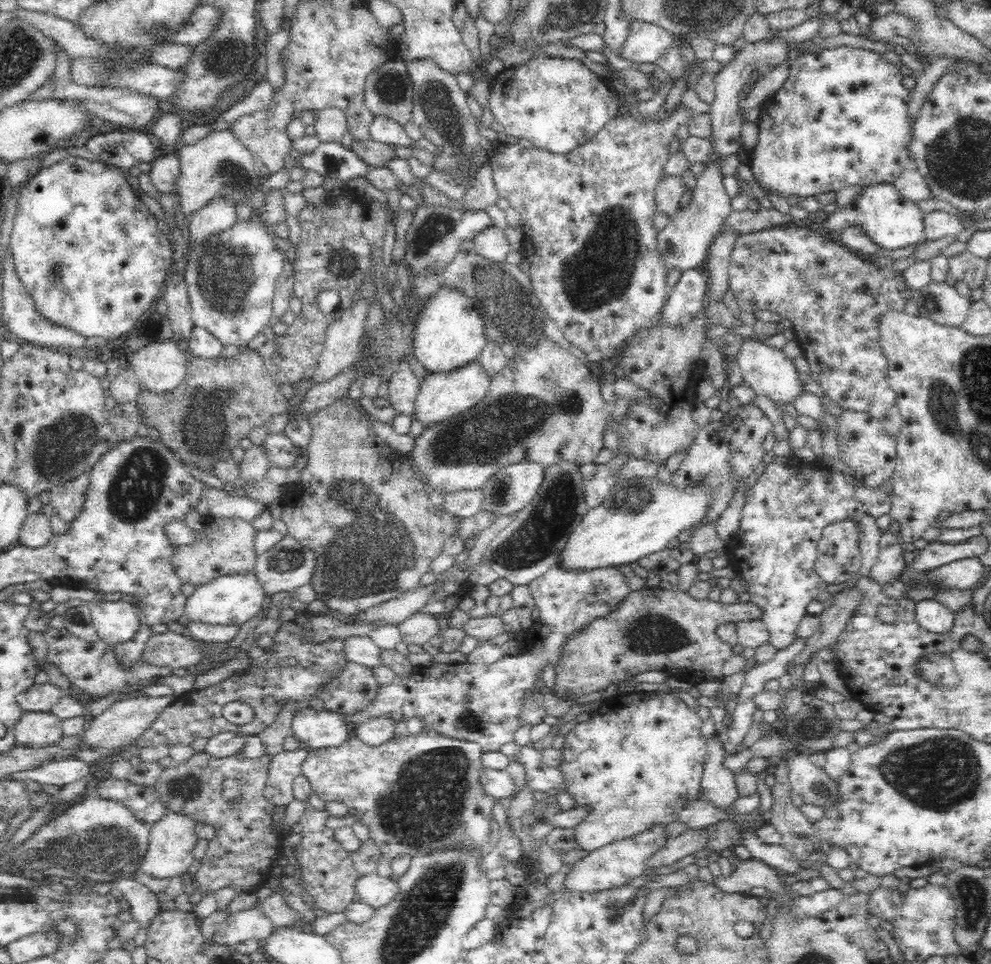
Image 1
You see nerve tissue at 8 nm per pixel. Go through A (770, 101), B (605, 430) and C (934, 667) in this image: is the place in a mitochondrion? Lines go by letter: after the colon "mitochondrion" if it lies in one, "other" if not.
A: other
B: other
C: mitochondrion

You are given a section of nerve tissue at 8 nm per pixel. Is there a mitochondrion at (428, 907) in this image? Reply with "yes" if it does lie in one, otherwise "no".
yes

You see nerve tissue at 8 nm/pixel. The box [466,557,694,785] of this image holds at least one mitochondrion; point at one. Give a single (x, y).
(651, 634)

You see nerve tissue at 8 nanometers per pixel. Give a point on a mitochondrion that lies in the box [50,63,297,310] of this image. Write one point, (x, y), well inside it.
(231, 176)

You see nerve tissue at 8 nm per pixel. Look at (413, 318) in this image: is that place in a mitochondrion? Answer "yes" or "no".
no

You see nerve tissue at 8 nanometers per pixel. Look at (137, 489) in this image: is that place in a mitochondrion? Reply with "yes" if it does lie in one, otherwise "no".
yes

